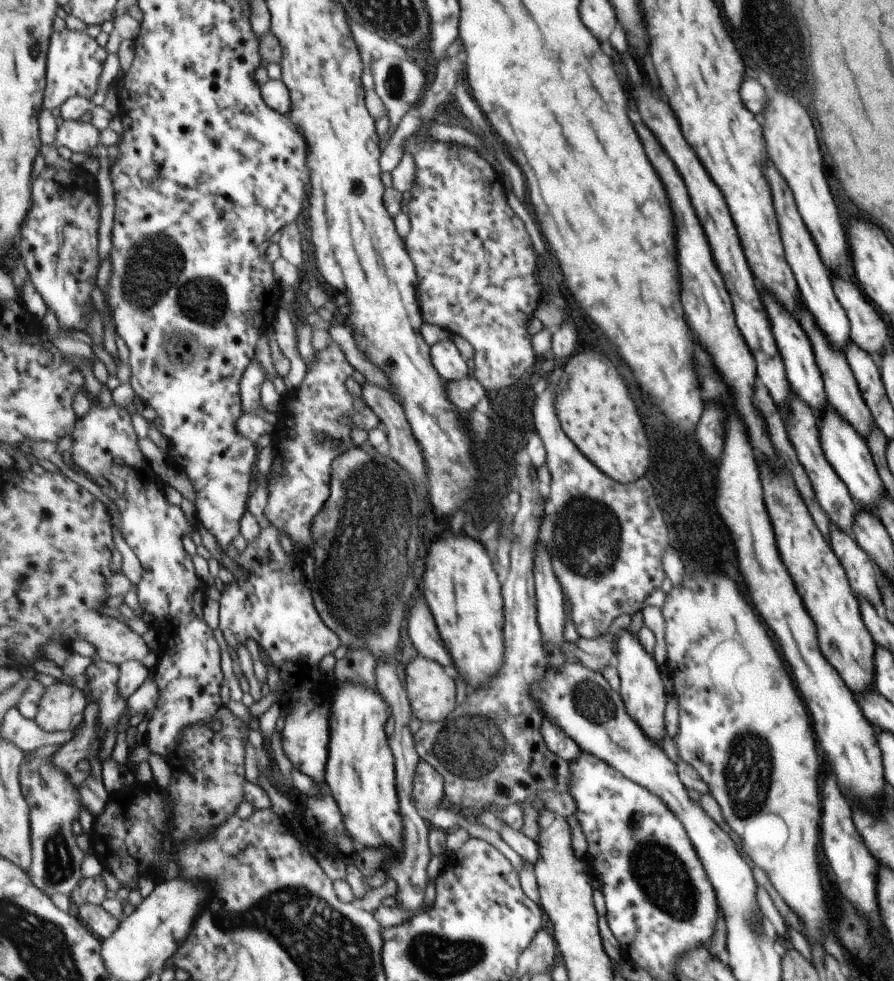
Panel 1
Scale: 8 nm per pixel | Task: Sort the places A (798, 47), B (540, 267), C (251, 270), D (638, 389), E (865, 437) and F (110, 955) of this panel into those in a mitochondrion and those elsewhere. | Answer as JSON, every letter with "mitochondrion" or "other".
{"A":"mitochondrion","B":"other","C":"other","D":"other","E":"other","F":"other"}

